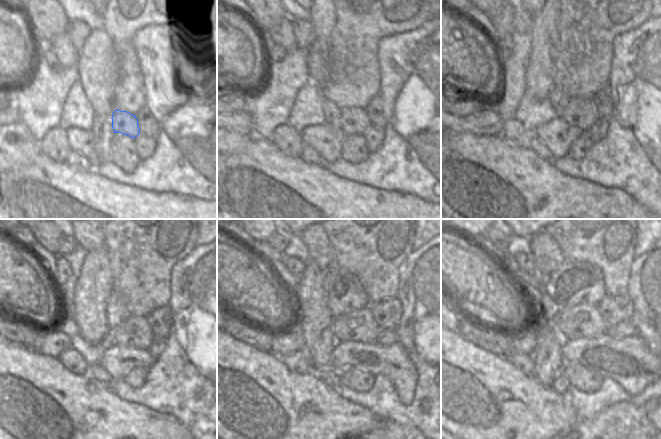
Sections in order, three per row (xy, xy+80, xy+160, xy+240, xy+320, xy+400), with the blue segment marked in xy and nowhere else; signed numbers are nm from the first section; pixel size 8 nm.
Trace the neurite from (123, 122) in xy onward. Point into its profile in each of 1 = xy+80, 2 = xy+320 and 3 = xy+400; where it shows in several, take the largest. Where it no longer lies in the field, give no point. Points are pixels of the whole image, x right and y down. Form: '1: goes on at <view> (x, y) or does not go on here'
1: goes on at xy+80 (353, 120)
2: goes on at xy+320 (360, 325)
3: goes on at xy+400 (582, 321)

